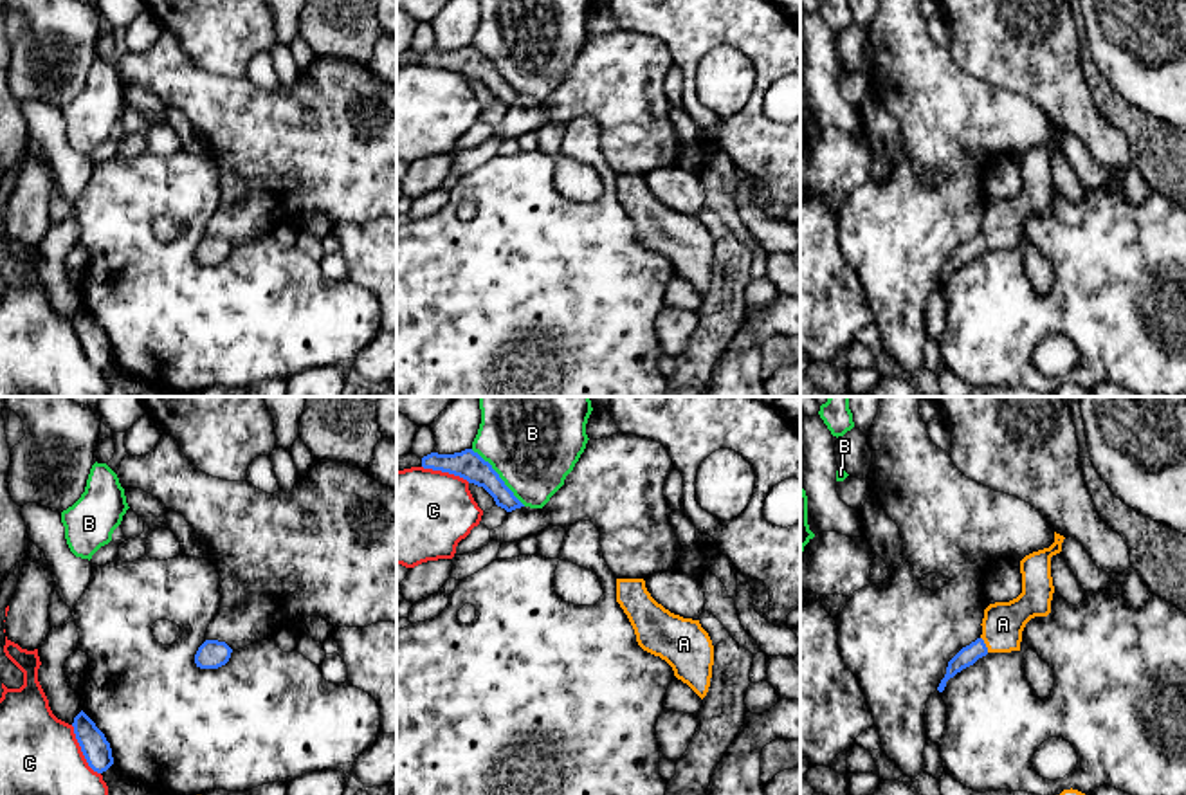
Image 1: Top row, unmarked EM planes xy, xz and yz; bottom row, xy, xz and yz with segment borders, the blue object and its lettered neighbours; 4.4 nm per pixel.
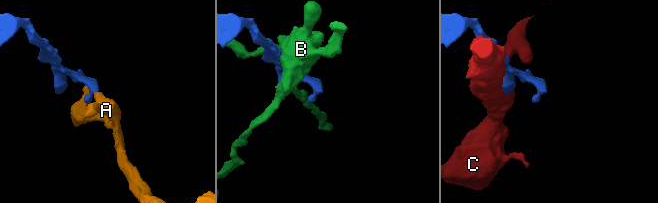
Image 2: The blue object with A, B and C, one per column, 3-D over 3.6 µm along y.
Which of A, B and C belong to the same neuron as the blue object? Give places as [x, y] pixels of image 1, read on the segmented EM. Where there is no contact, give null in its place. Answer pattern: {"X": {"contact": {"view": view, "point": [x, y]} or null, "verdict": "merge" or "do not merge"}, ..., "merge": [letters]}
{"A": {"contact": {"view": "yz", "point": [985, 644]}, "verdict": "merge"}, "B": {"contact": {"view": "xz", "point": [498, 476]}, "verdict": "do not merge"}, "C": {"contact": {"view": "xy", "point": [82, 750]}, "verdict": "do not merge"}, "merge": ["A"]}

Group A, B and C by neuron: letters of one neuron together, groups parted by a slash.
A / B / C

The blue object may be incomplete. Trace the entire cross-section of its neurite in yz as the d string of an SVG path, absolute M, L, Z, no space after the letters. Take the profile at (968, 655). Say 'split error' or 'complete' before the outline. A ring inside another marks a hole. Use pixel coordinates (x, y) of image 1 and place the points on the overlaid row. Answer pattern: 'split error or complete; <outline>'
split error; M1054 532L1054 543L1049 548L1033 552L1020 561L1022 593L1009 602L995 602L984 609L982 635L948 662L946 674L937 687L939 692L944 690L950 678L988 653L1020 651L1026 624L1051 613L1054 593L1051 557L1062 552L1063 539Z

